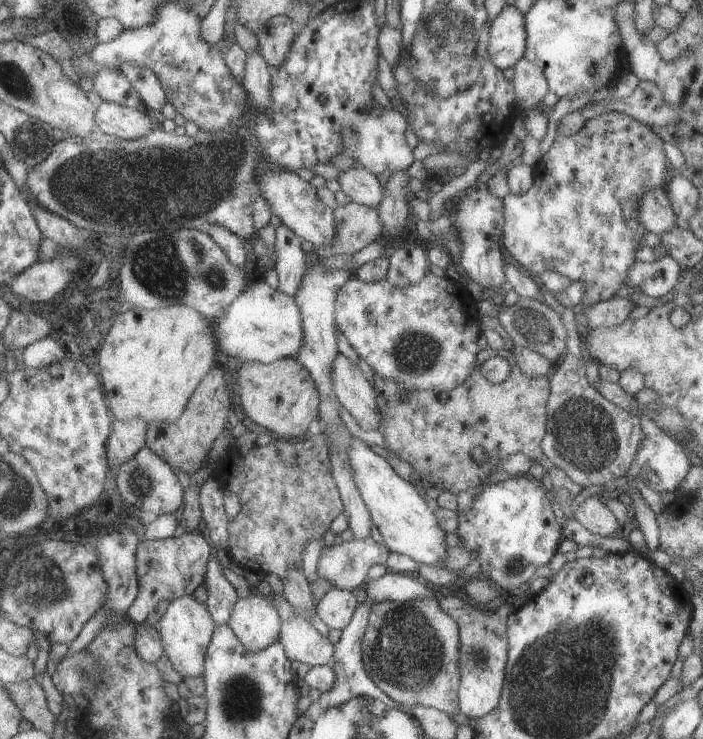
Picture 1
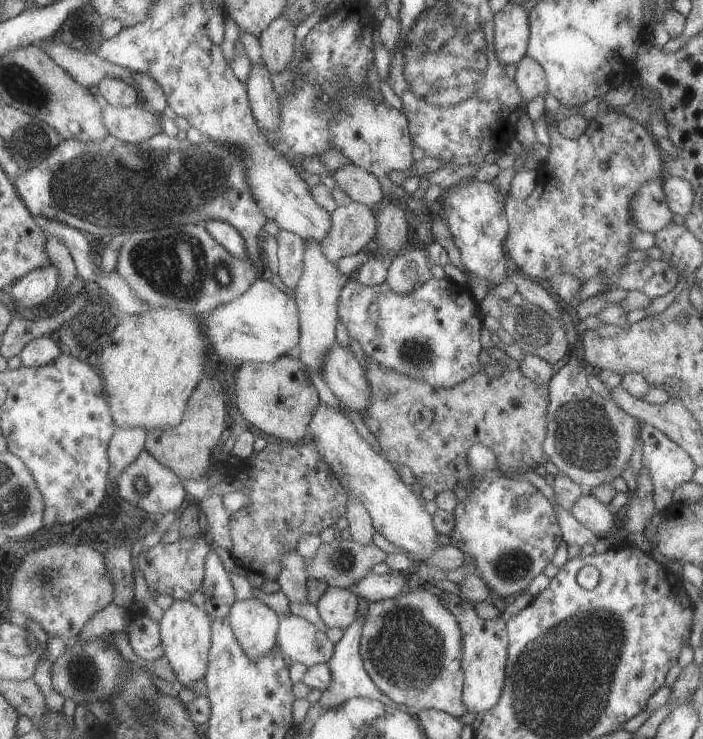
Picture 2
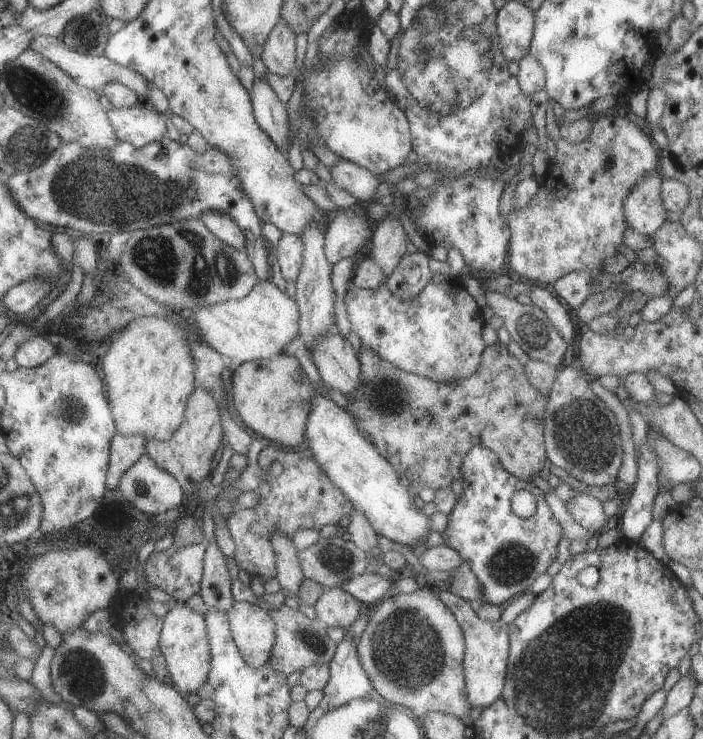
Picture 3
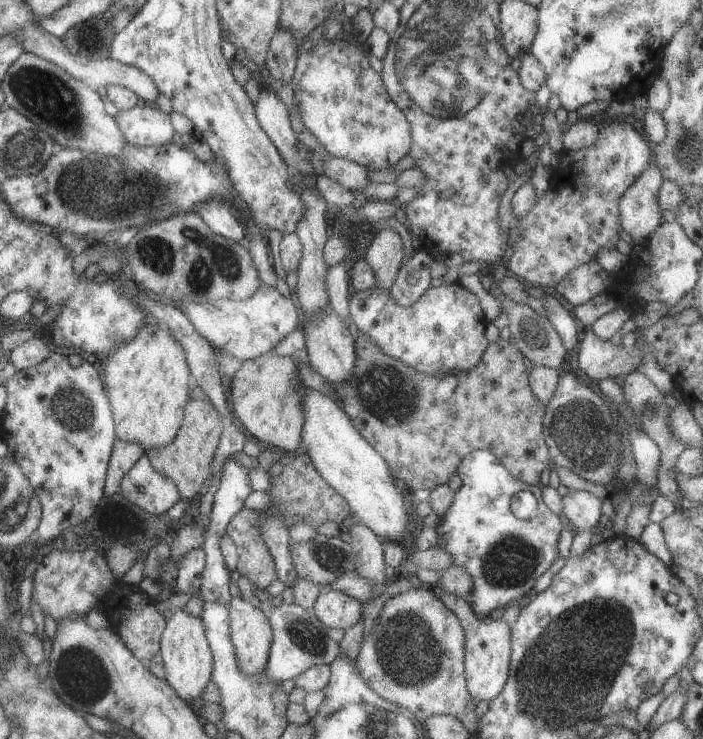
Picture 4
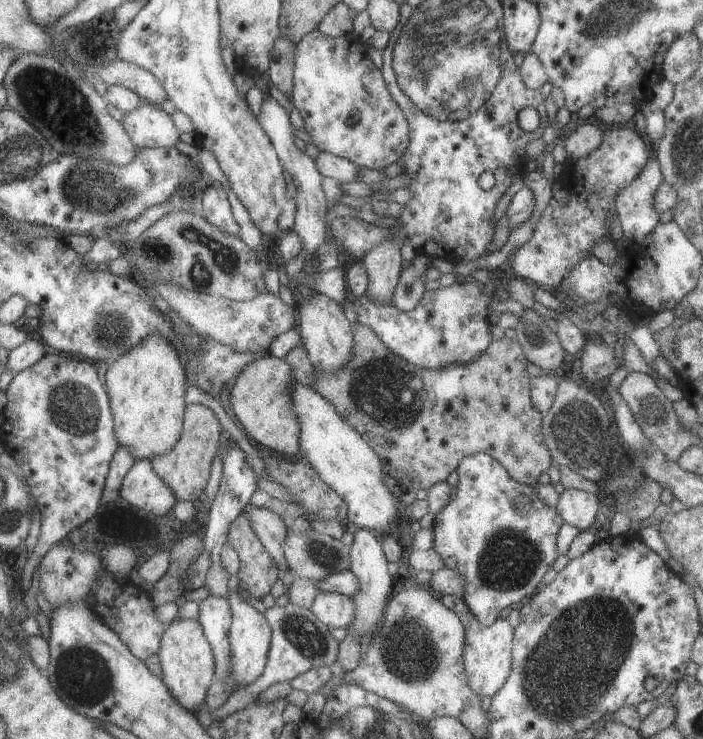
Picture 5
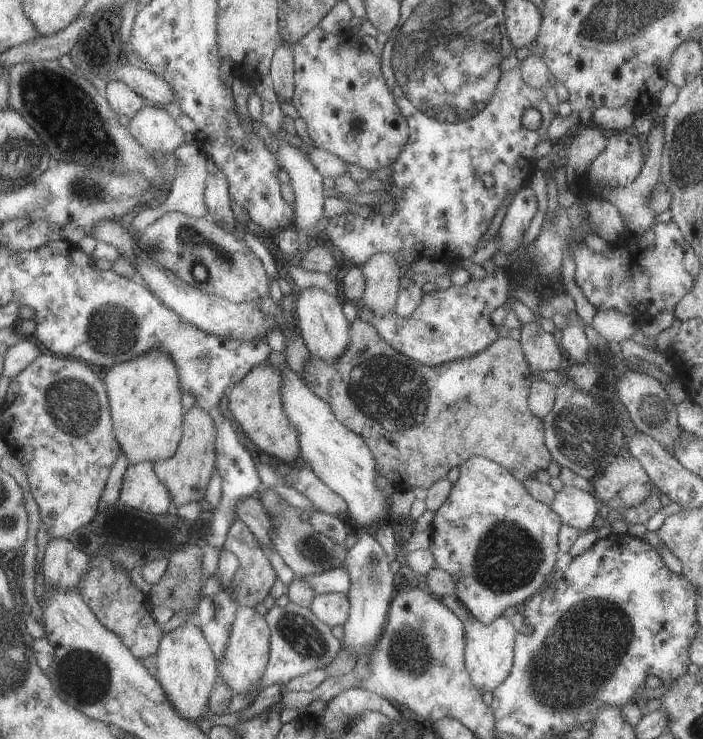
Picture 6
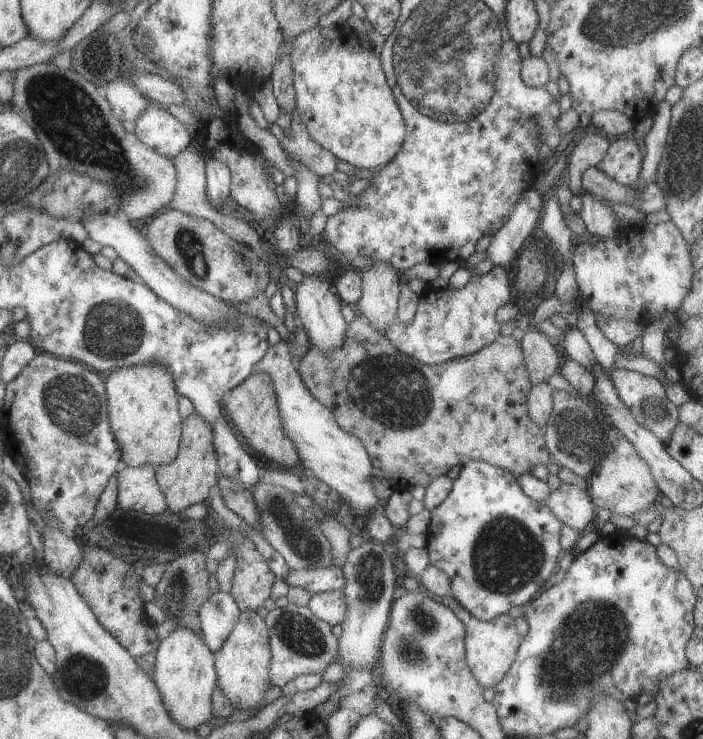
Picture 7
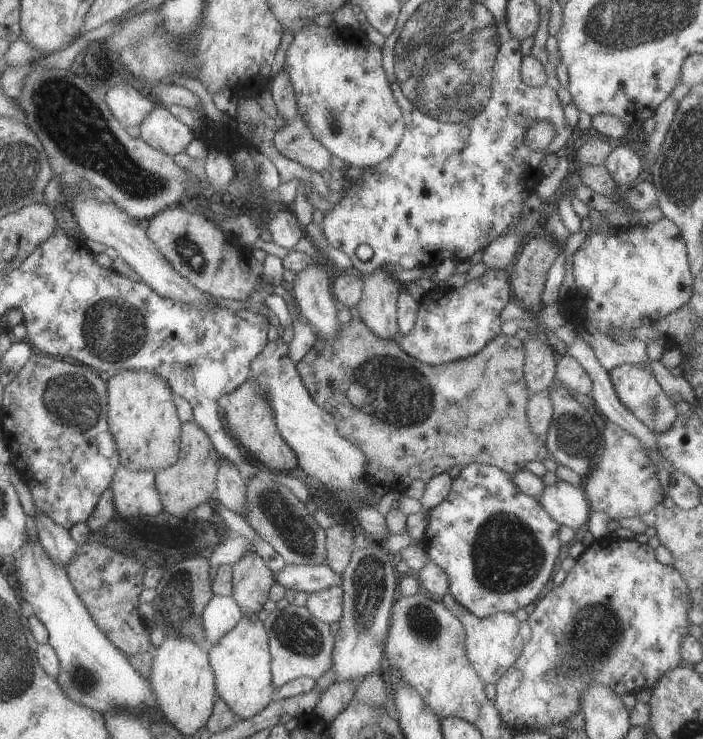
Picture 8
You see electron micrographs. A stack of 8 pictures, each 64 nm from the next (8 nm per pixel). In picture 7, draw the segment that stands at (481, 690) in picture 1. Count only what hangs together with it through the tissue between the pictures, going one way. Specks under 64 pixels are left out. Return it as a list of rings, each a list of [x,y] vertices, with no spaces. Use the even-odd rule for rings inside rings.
[[[452,595],[443,596],[440,601],[453,610],[464,623],[466,658],[472,674],[484,688],[495,687],[516,660],[517,650],[523,639],[517,631],[515,618],[508,613],[502,613],[492,620],[481,621],[471,615]]]

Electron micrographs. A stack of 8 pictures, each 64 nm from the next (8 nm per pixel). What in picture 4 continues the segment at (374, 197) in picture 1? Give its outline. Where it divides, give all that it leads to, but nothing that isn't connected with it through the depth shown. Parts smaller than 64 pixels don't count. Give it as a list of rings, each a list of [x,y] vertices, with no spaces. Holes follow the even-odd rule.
[[[325,152],[323,162],[323,174],[339,182],[344,188],[352,192],[370,184],[370,179],[367,176],[368,169],[353,160],[348,160],[344,157],[335,157]]]

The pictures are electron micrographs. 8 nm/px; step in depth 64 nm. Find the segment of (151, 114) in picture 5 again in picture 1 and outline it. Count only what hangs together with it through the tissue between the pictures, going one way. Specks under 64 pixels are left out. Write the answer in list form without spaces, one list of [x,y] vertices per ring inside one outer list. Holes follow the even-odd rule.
[[[99,102],[94,122],[98,131],[120,139],[134,140],[148,136],[152,131],[152,120],[145,109],[136,110],[114,102]]]

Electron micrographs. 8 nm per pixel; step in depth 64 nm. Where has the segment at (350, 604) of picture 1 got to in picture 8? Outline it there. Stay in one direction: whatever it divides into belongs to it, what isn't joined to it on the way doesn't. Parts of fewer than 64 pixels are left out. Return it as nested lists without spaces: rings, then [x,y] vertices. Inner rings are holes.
[[[334,585],[308,595],[307,610],[329,625],[338,622],[343,615],[343,588]]]

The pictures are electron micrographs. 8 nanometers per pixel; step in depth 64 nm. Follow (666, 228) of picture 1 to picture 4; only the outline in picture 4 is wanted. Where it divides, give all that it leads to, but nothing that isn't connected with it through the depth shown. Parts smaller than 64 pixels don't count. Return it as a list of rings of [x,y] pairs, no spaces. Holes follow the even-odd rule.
[[[652,162],[618,201],[620,226],[631,234],[636,246],[642,245],[662,224],[662,210],[657,196],[663,179],[656,163]]]

